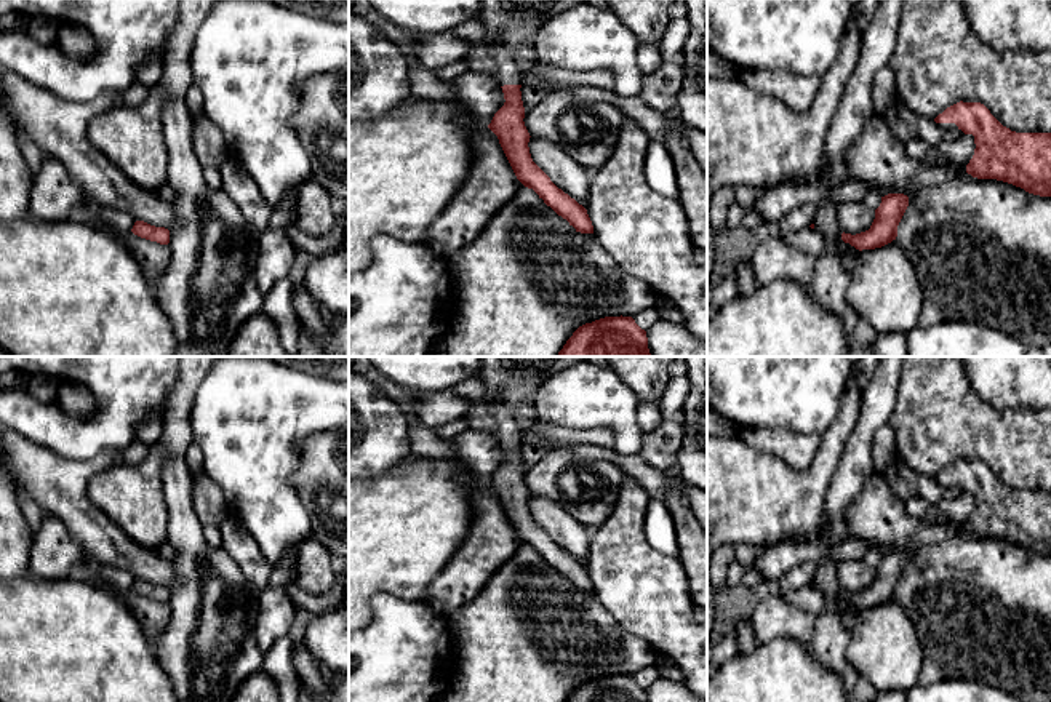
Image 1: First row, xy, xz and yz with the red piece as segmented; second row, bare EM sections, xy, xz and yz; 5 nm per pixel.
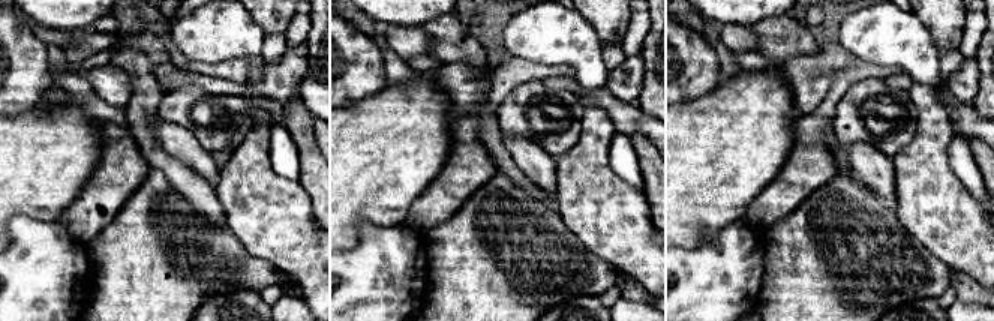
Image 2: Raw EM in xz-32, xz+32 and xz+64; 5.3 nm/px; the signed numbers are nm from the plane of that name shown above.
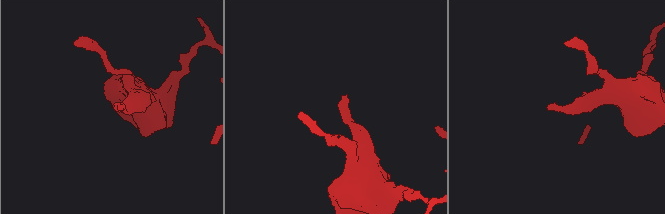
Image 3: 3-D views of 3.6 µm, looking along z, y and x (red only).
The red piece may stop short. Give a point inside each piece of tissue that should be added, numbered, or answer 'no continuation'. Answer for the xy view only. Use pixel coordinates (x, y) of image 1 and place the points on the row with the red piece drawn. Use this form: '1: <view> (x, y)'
no continuation

